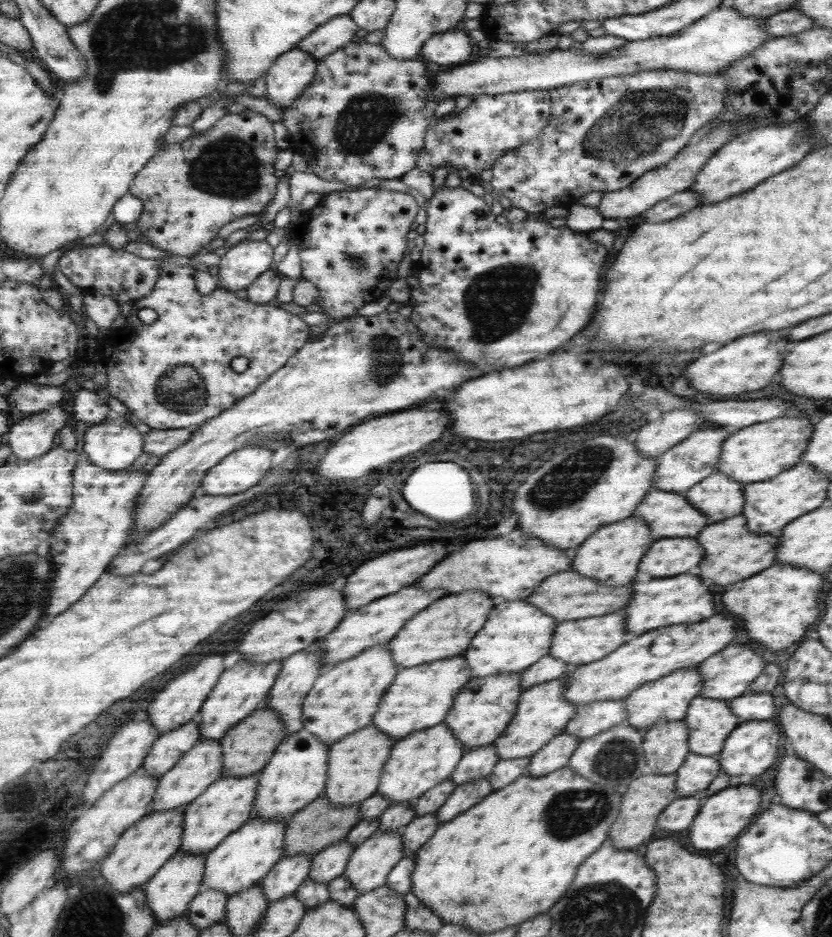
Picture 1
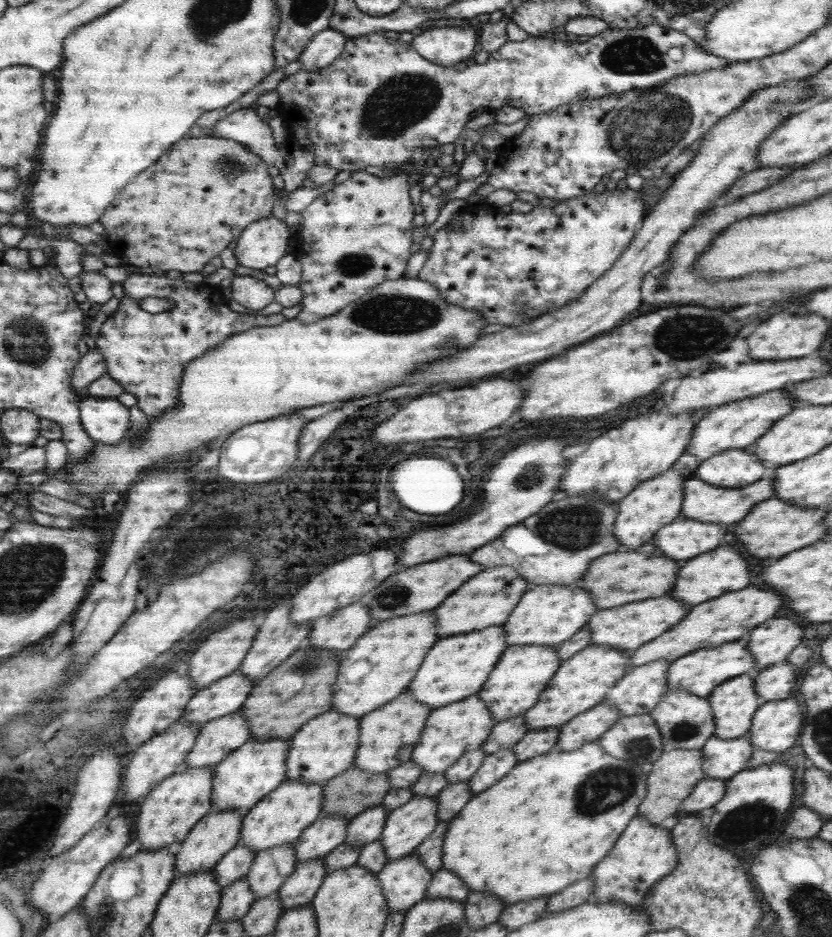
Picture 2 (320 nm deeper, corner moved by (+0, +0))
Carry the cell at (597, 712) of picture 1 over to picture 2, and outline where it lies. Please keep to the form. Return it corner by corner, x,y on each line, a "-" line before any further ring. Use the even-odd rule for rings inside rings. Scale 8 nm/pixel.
661,659
630,668
609,689
603,702
613,705
621,717
648,713
666,691
666,674
668,662

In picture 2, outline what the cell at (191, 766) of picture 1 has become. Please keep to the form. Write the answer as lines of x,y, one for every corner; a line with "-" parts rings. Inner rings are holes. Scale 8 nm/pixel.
240,711
205,721
198,728
183,768
211,768
249,738
246,720

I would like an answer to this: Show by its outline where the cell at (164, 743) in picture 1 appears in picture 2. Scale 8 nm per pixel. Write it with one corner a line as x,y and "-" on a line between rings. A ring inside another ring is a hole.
241,671
230,672
195,692
181,717
199,728
205,721
237,712
252,685

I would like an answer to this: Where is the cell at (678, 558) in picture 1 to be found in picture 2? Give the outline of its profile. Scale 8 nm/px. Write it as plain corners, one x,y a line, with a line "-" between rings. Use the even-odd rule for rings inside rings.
679,516
670,524
659,528
653,534
651,544
657,544
657,548
673,560
687,560
701,552
713,550
721,540
721,532
723,529
719,530
717,524

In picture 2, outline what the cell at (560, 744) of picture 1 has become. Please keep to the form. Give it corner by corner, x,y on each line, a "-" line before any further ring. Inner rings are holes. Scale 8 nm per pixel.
605,702
596,704
558,728
555,748
571,752
582,744
597,741
619,716
613,705

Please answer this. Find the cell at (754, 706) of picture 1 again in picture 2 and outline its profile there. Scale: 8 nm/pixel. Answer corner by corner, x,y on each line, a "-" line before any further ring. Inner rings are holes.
781,662
754,672
752,679
755,692
763,702
785,700
791,696
797,673
789,663

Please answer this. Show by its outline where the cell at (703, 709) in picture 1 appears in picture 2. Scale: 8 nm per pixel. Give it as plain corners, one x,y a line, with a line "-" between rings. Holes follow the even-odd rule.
750,674
725,680
712,688
707,699
713,715
713,735
723,740
745,737
753,713
763,703
755,692

